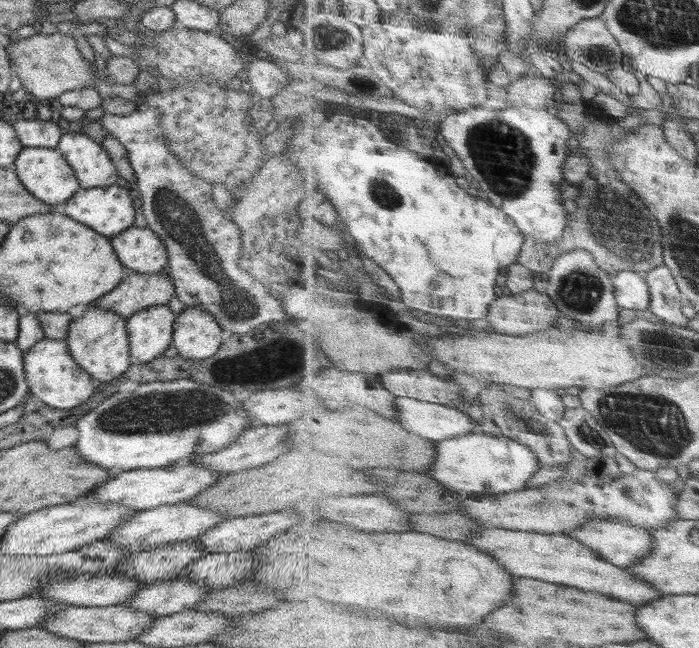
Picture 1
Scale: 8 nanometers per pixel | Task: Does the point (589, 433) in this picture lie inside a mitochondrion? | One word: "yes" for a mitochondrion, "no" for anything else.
yes

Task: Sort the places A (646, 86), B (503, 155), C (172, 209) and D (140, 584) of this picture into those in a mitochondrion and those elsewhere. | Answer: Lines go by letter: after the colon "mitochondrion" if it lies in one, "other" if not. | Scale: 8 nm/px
A: other
B: mitochondrion
C: mitochondrion
D: other

